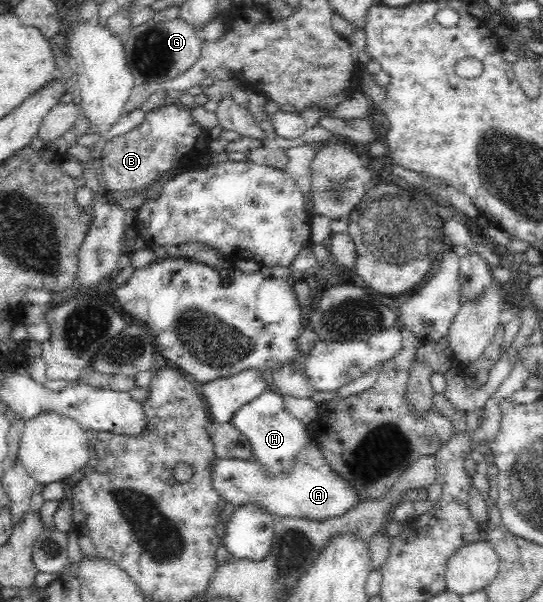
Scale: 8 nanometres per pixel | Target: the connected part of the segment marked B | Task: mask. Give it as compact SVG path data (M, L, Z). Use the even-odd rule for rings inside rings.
M173 104L160 106L146 114L140 125L112 137L103 145L99 157L102 186L110 194L123 194L148 186L169 169L186 171L197 167L209 153L210 141L208 129L196 124L188 109L179 109Z

